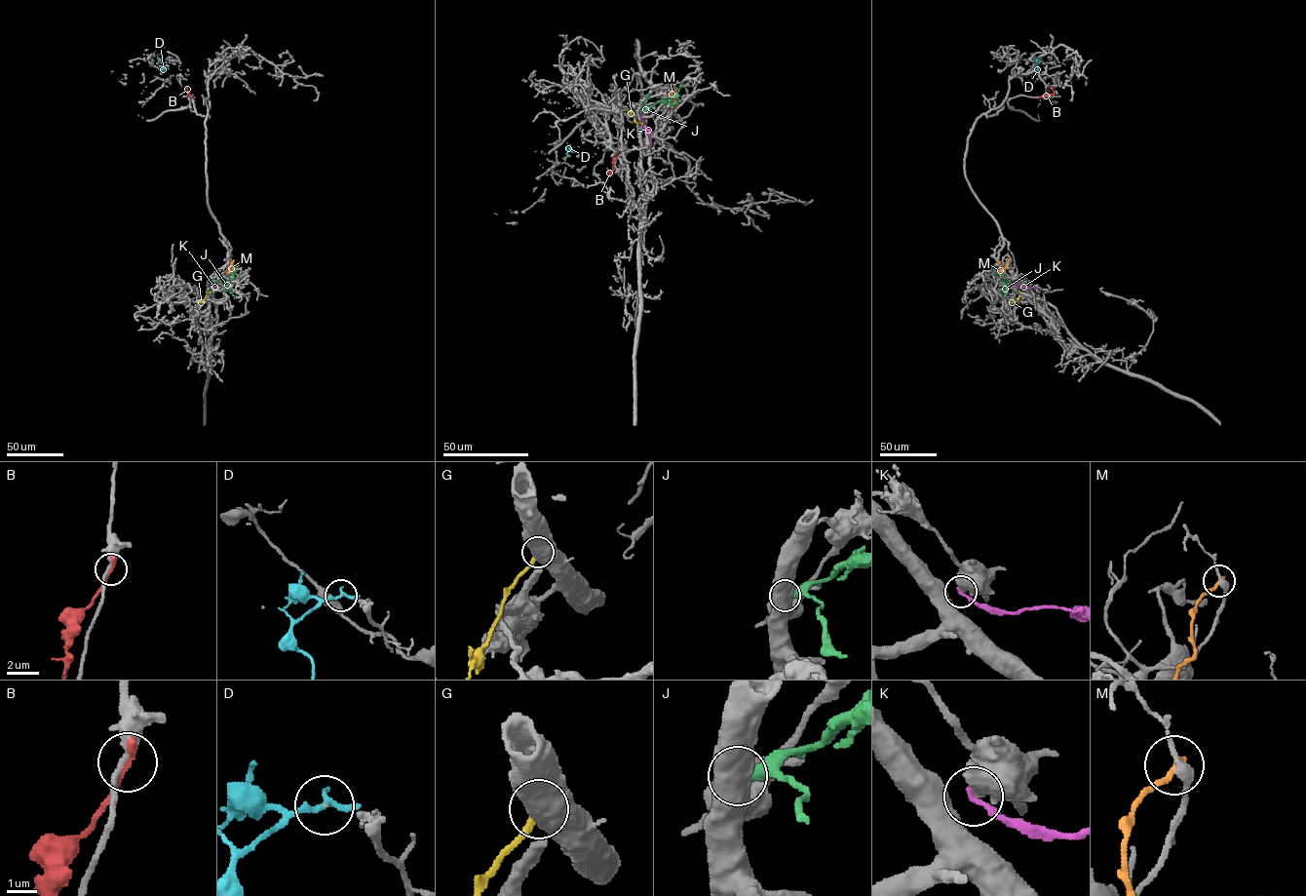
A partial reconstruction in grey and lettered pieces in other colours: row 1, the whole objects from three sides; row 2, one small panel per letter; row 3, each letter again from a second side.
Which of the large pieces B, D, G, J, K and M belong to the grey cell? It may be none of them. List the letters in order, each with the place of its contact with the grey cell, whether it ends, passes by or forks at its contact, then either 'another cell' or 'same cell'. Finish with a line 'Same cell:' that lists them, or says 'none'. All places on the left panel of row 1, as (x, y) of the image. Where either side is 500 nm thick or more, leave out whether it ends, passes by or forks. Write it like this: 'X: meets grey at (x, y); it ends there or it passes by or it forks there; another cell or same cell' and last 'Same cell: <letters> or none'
B: meets grey at (193, 97); it ends there; another cell
D: meets grey at (160, 59); it ends there; another cell
G: meets grey at (209, 292); another cell
J: meets grey at (208, 283); another cell
K: meets grey at (208, 285); it ends there; another cell
M: meets grey at (230, 258); it ends there; another cell
Same cell: none

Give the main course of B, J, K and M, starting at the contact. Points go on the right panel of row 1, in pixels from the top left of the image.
B: (1039, 97), (1054, 93), (1049, 86)
J: (1011, 283), (1003, 281), (992, 268)
K: (1013, 285), (1034, 287)
M: (1010, 258), (1001, 271), (997, 260)

